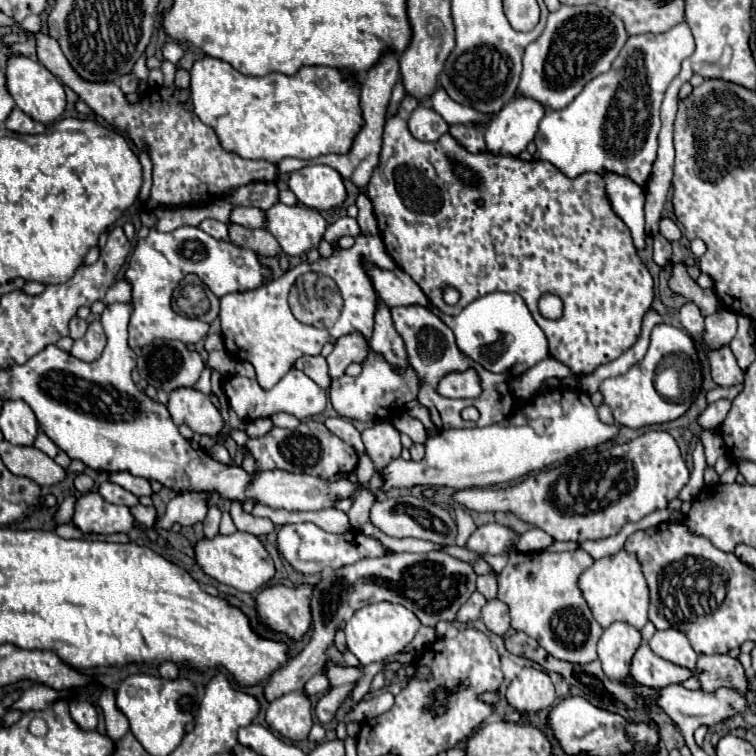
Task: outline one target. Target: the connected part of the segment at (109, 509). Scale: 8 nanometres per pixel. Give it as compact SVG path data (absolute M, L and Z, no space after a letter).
M96 490L76 498L72 524L84 534L116 534L130 532L134 518L126 506L104 502Z

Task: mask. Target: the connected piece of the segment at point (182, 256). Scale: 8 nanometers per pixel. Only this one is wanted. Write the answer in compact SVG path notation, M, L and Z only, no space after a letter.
M180 226L170 234L150 230L144 240L138 240L132 258L128 262L128 270L124 280L132 284L132 302L134 312L130 318L130 348L142 348L154 338L174 338L186 344L198 342L208 334L208 324L190 318L178 318L174 322L172 310L173 292L186 274L196 274L218 298L230 292L246 292L254 290L268 278L268 270L258 262L258 256L248 250L234 246L230 242L218 242L208 236L204 230L194 226Z

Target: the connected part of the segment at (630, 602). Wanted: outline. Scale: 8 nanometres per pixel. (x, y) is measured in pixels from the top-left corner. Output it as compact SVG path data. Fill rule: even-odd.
M620 550L614 556L596 560L588 570L584 570L580 574L578 588L584 596L584 600L588 602L588 608L592 612L594 620L602 628L608 628L614 622L626 622L626 624L642 630L642 626L648 622L648 604L650 604L648 586L646 586L644 574L640 570L640 562L636 562L634 554L624 554L624 550Z

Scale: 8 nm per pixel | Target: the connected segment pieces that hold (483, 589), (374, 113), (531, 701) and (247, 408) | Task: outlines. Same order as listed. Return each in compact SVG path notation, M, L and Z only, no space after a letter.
M494 572L484 574L484 576L478 576L476 586L478 586L478 592L480 592L486 600L496 598L496 592L498 592L498 582L496 582L496 574L494 574Z
M384 54L380 64L370 68L364 76L364 82L362 82L362 112L364 112L364 126L362 130L358 132L354 144L352 144L352 150L348 154L326 154L326 156L320 156L320 158L314 158L312 162L310 160L296 160L296 158L286 158L278 164L278 170L280 170L280 176L288 174L288 172L294 172L294 170L300 170L304 166L310 166L310 164L326 164L326 166L332 166L336 168L344 178L352 180L358 188L366 188L368 184L368 178L372 176L372 170L376 168L378 164L378 158L380 158L380 150L382 150L382 132L384 132L384 124L386 124L386 110L388 110L388 102L390 102L390 96L392 96L392 88L394 84L398 82L398 76L400 76L400 66L398 66L398 58L394 54Z
M524 668L508 686L506 700L518 710L540 712L556 702L556 692L550 676L544 670Z
M292 368L272 390L264 390L252 378L232 376L232 378L226 378L224 392L228 396L228 402L230 402L232 410L238 414L238 418L242 422L252 422L252 420L258 420L258 418L266 418L266 416L272 416L276 412L286 412L286 414L296 416L298 420L306 420L314 414L320 414L326 408L326 402L328 402L326 392L316 382L312 382L304 372L300 372L296 368Z

